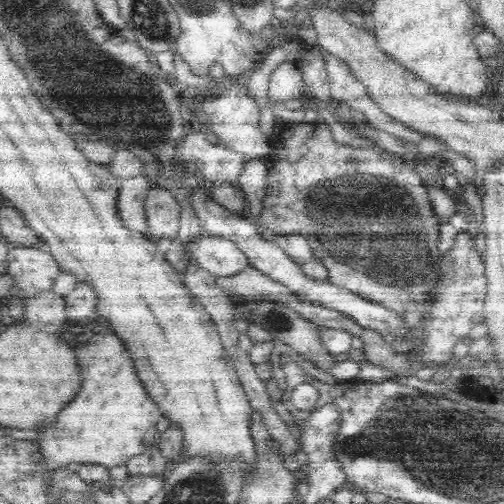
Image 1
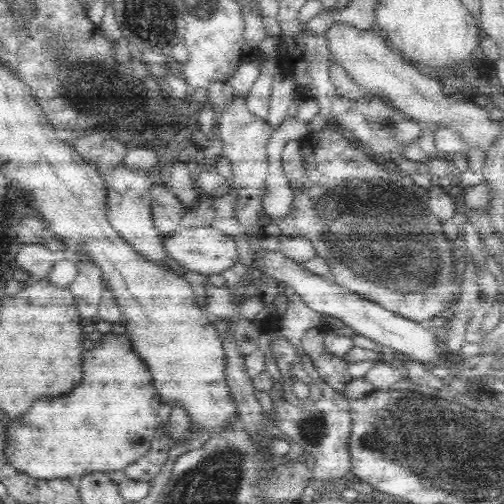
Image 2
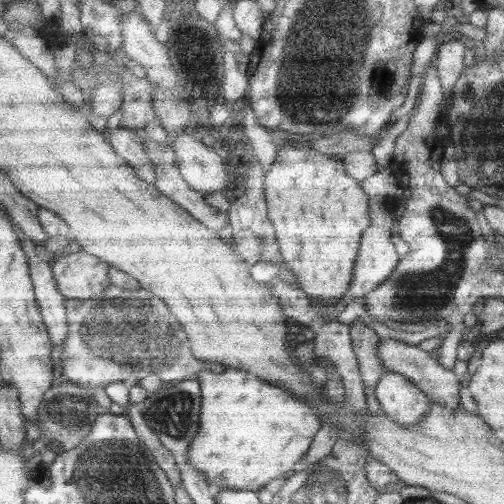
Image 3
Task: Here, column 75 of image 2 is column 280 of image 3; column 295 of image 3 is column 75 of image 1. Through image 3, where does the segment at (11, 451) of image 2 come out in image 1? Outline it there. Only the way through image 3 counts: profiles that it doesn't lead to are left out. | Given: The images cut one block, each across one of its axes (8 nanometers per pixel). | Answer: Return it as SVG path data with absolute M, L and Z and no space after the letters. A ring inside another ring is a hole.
M110 332L94 334L86 344L76 350L76 362L82 378L82 390L78 398L60 414L54 428L42 426L34 436L40 444L44 466L56 470L56 466L126 466L132 458L144 454L158 444L158 422L162 418L156 402L146 394L144 382L138 380L136 366L132 366L130 354L120 340Z

